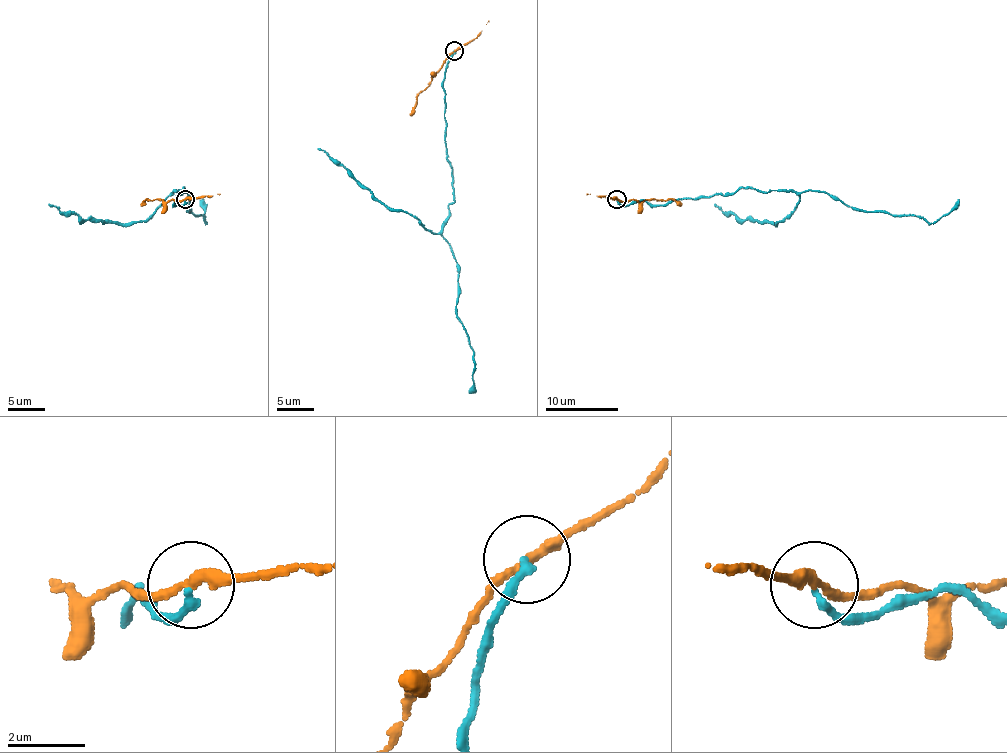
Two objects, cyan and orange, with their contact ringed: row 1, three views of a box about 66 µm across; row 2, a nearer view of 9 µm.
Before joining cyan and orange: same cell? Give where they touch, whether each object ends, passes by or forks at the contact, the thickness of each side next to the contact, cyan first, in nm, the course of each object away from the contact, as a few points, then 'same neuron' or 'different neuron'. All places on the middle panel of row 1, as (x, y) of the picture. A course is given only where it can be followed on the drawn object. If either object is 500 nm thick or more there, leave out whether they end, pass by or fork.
place (454, 51); cyan ends; orange passes by; calibres 200 and 240 nm; course cyan (454, 51), (443, 86), (454, 201), (443, 232), (457, 264), (455, 317), (472, 350), (470, 392); course orange (454, 51), (415, 102), (410, 115); different neuron

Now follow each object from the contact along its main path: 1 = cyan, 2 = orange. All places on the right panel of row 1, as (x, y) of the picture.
1: (617, 201), (652, 204), (734, 193), (741, 188), (816, 190), (860, 210), (916, 215), (936, 222), (958, 199)
2: (617, 199), (674, 199), (681, 206)

